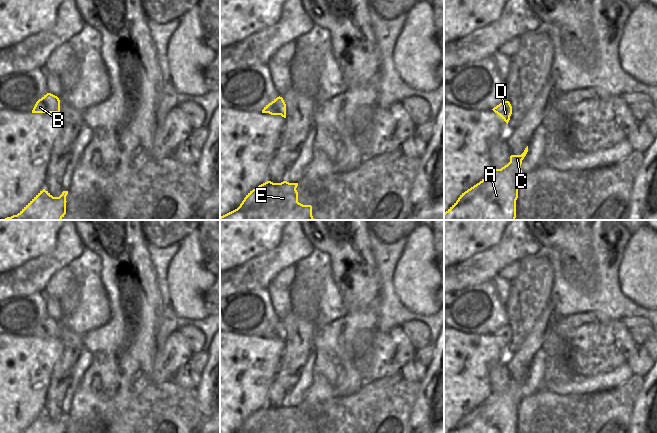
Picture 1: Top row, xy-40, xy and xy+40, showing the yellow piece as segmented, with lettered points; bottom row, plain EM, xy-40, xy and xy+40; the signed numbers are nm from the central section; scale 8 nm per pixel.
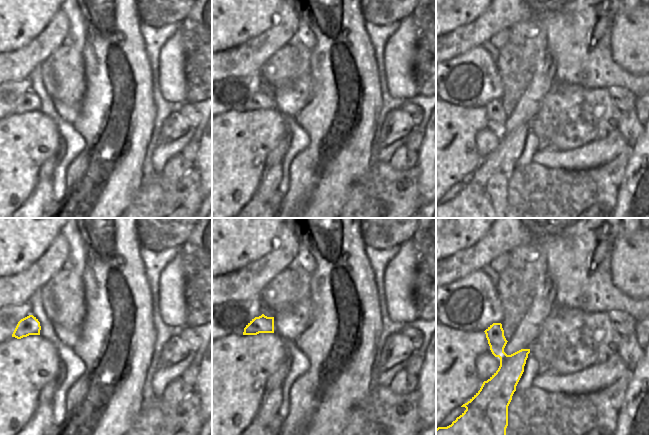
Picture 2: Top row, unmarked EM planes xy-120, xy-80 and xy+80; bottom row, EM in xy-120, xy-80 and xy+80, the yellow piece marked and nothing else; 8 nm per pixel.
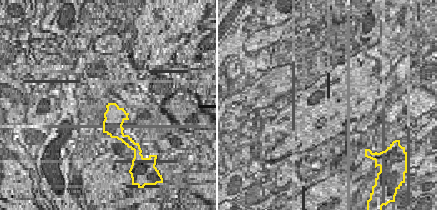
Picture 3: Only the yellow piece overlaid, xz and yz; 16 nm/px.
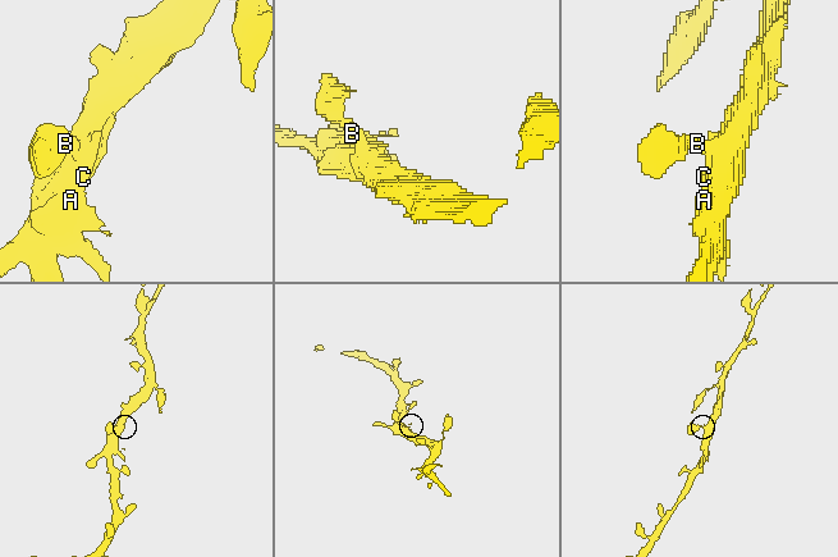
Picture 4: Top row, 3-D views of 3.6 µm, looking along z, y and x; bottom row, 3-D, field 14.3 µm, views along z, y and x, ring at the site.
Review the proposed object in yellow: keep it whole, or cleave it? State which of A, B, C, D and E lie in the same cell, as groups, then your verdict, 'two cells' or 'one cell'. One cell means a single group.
A B C D E | one cell

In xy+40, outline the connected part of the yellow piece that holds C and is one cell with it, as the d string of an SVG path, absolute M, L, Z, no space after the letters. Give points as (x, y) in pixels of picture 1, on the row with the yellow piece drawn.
M528 146L521 155L511 155L507 165L492 169L479 183L462 193L444 213L444 220L515 220L520 166L527 152Z

